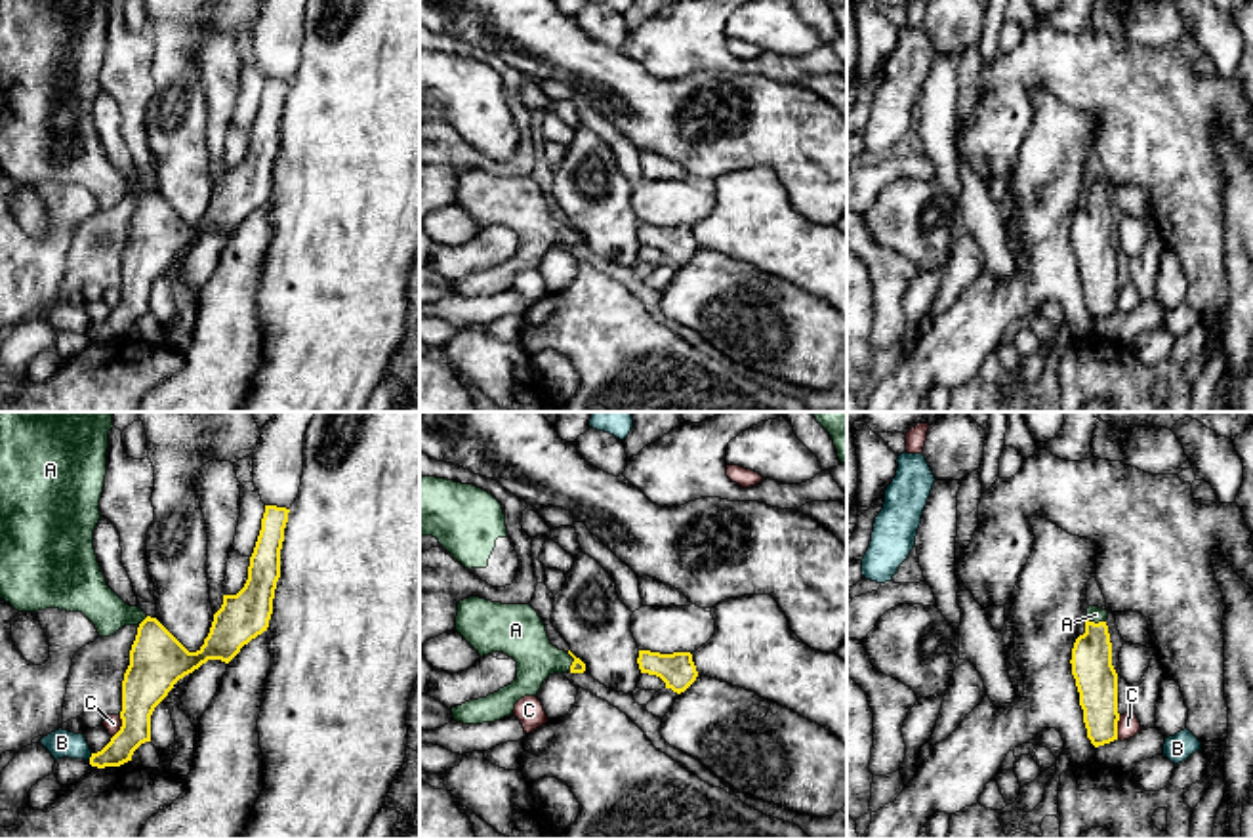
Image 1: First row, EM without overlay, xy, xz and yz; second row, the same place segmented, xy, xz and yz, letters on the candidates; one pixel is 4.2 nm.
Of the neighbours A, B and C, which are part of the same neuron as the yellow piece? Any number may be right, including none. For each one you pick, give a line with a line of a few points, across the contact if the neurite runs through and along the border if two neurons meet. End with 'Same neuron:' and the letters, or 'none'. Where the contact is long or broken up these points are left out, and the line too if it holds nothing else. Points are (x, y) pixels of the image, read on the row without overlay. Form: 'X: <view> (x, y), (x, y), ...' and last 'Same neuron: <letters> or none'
A: yz (1095, 250), (1099, 195), (1095, 187)
Same neuron: A

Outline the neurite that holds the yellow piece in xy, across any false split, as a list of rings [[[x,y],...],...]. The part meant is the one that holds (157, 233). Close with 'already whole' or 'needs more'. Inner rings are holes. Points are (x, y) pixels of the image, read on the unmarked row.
[[[0,0],[0,172],[19,185],[59,181],[82,185],[99,210],[111,210],[124,198],[135,198],[137,208],[130,223],[130,238],[122,254],[122,299],[111,315],[92,326],[90,338],[97,341],[120,339],[132,334],[134,324],[151,315],[151,288],[174,257],[198,242],[208,233],[229,236],[244,217],[267,204],[273,172],[280,151],[280,122],[290,82],[265,78],[261,103],[250,130],[248,153],[236,168],[223,168],[221,181],[214,187],[204,217],[189,225],[156,191],[147,189],[139,177],[126,177],[105,154],[93,122],[93,103],[101,92],[99,72],[107,48],[109,4],[113,0]]]; needs more

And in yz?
[[[1087,181],[1085,206],[1072,221],[1072,248],[1079,265],[1087,311],[1095,320],[1118,313],[1118,246],[1112,238],[1108,183]]]; needs more

